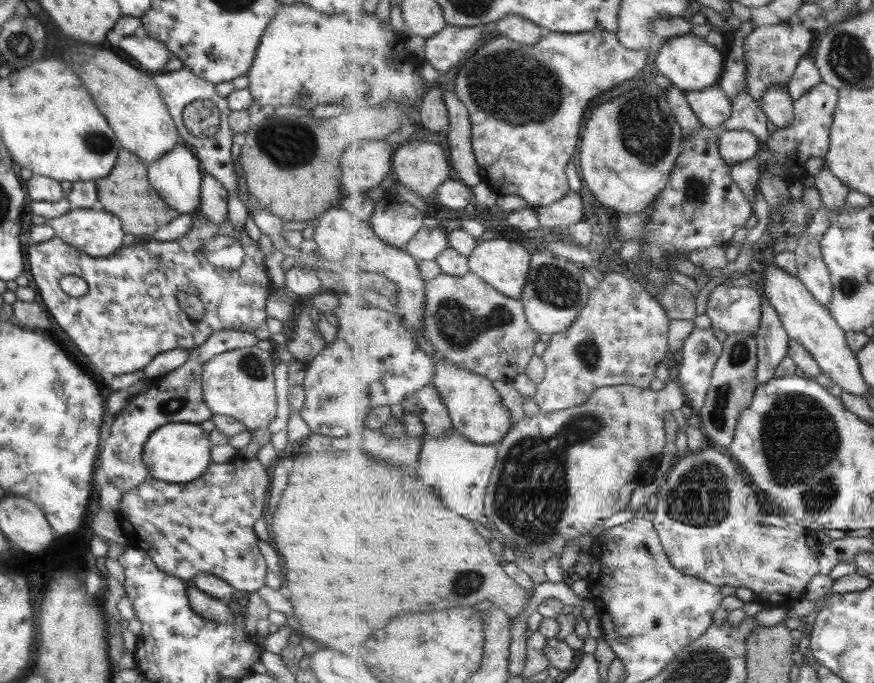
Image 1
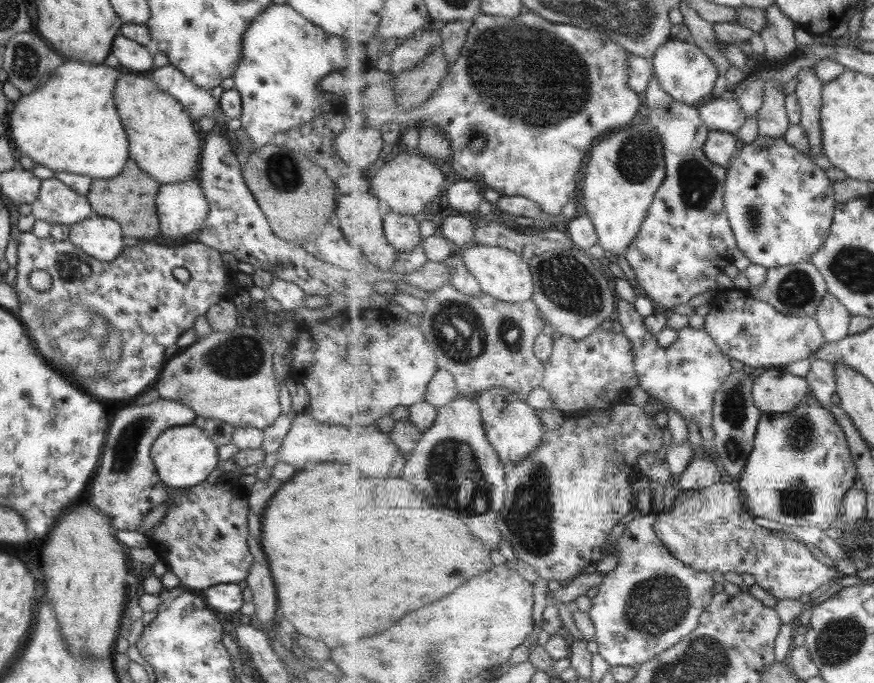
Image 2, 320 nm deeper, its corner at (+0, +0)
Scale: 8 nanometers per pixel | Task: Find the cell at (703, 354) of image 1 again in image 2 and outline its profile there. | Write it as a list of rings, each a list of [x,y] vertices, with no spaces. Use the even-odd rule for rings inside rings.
[[[627,300],[618,301],[617,320],[632,342],[636,351],[636,371],[641,380],[641,388],[657,400],[662,408],[679,411],[687,423],[695,422],[699,433],[709,446],[715,438],[713,430],[713,406],[717,391],[728,381],[734,371],[731,360],[705,328],[692,328],[690,325],[678,330],[678,337],[668,347],[659,346],[643,325],[643,316]]]

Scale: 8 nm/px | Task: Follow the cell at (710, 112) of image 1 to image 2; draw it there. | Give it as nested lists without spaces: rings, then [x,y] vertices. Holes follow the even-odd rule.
[[[735,97],[726,100],[707,99],[698,106],[698,109],[700,117],[711,131],[720,130],[737,134],[747,120],[746,112]]]

